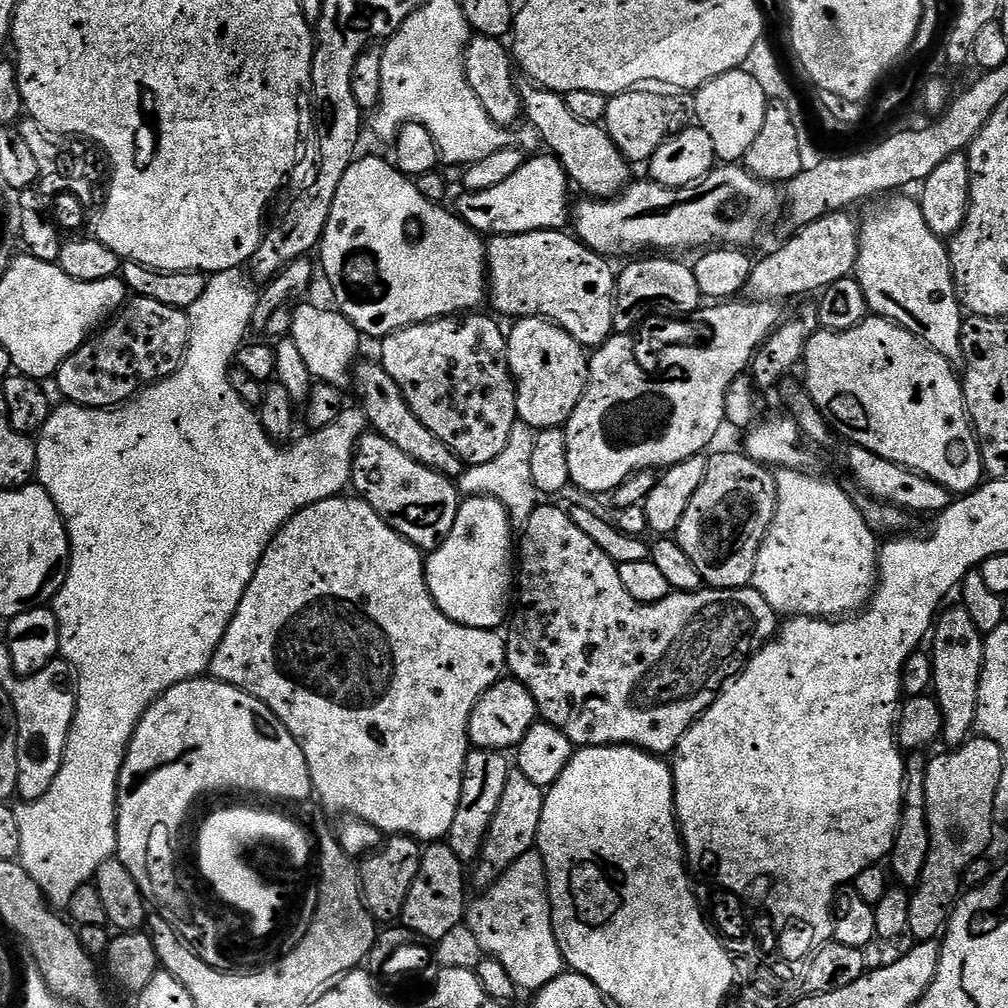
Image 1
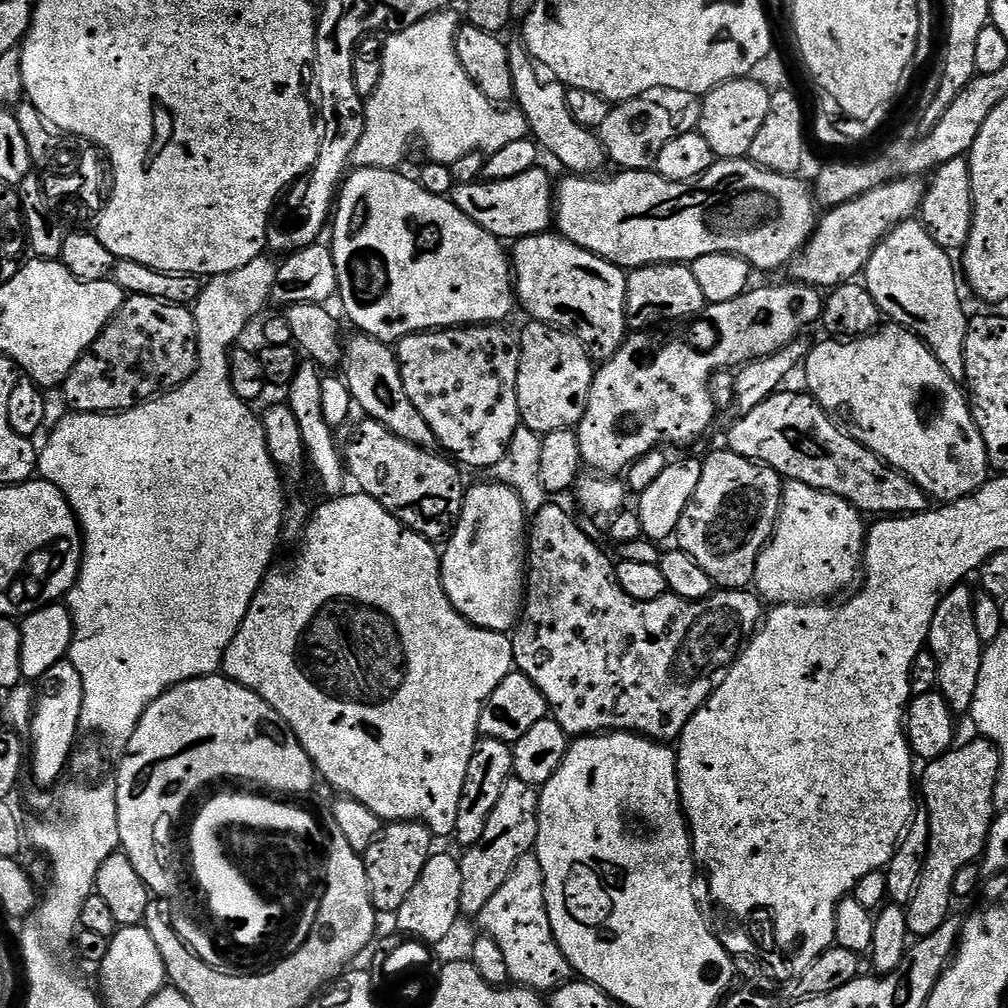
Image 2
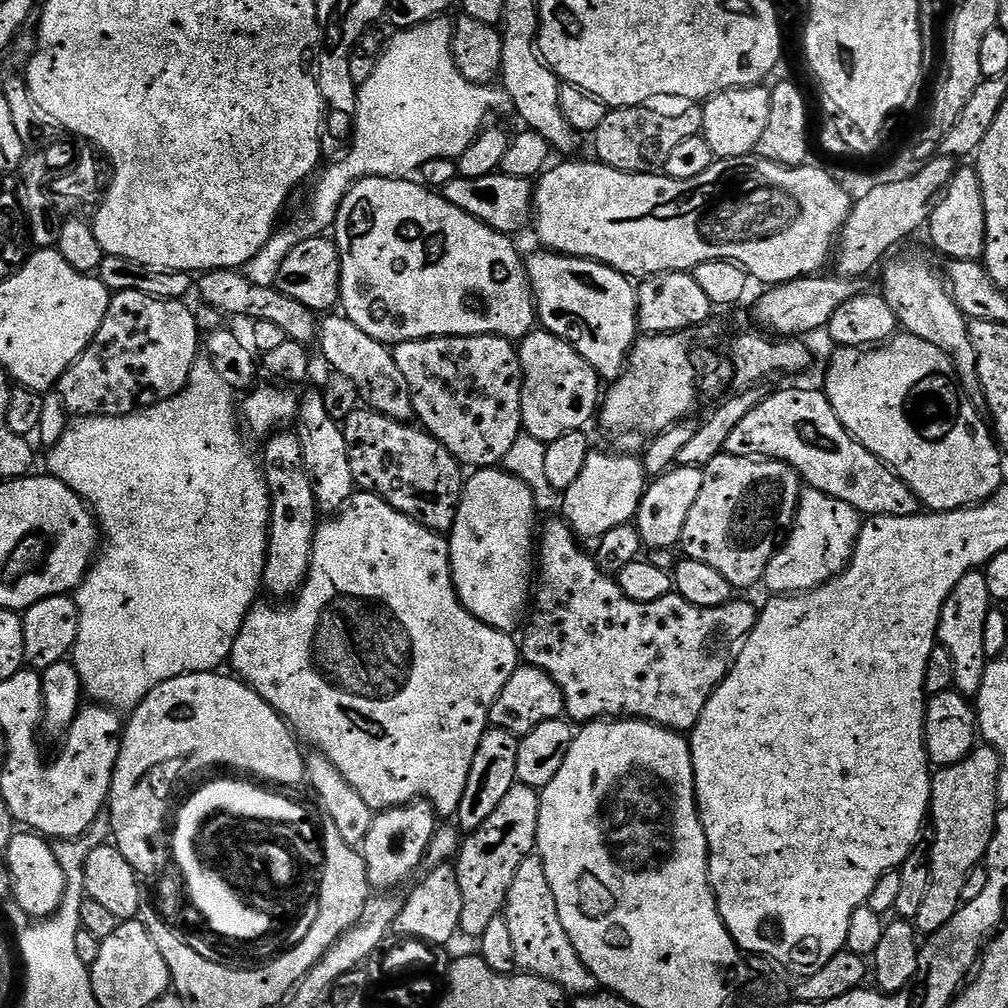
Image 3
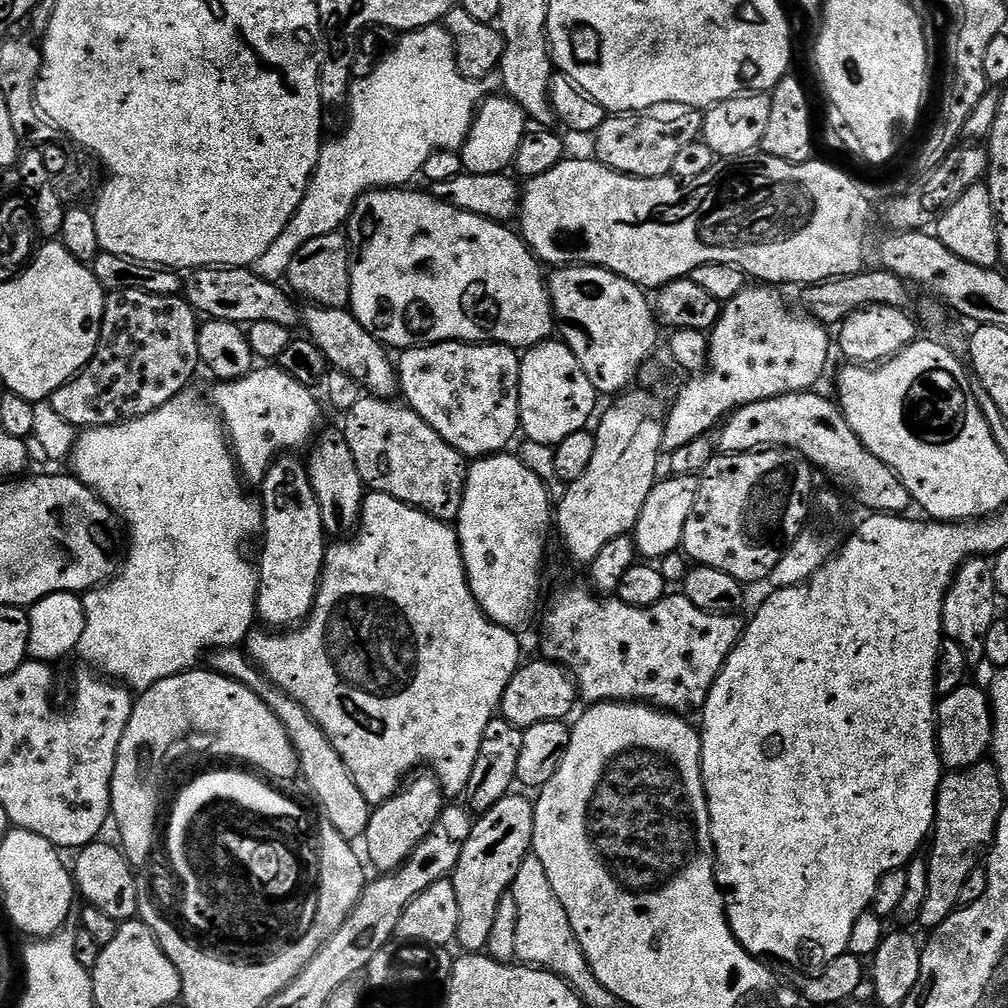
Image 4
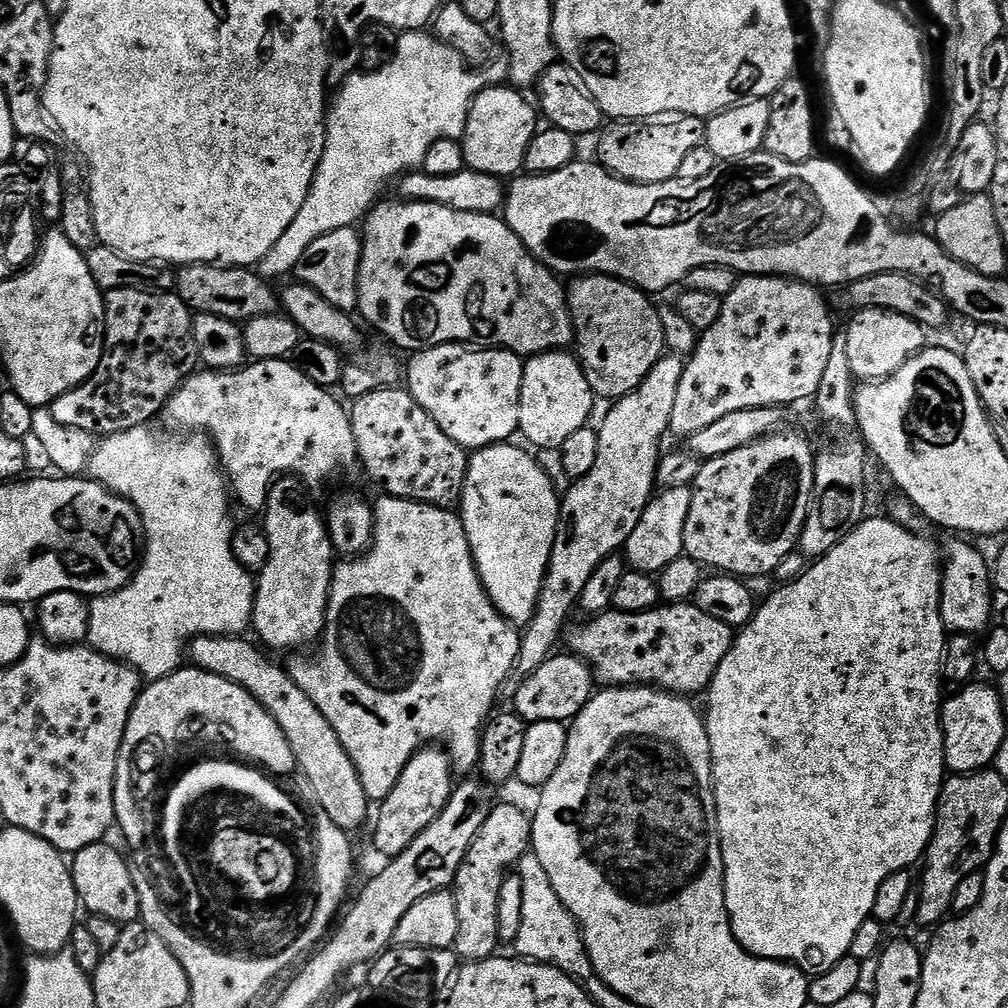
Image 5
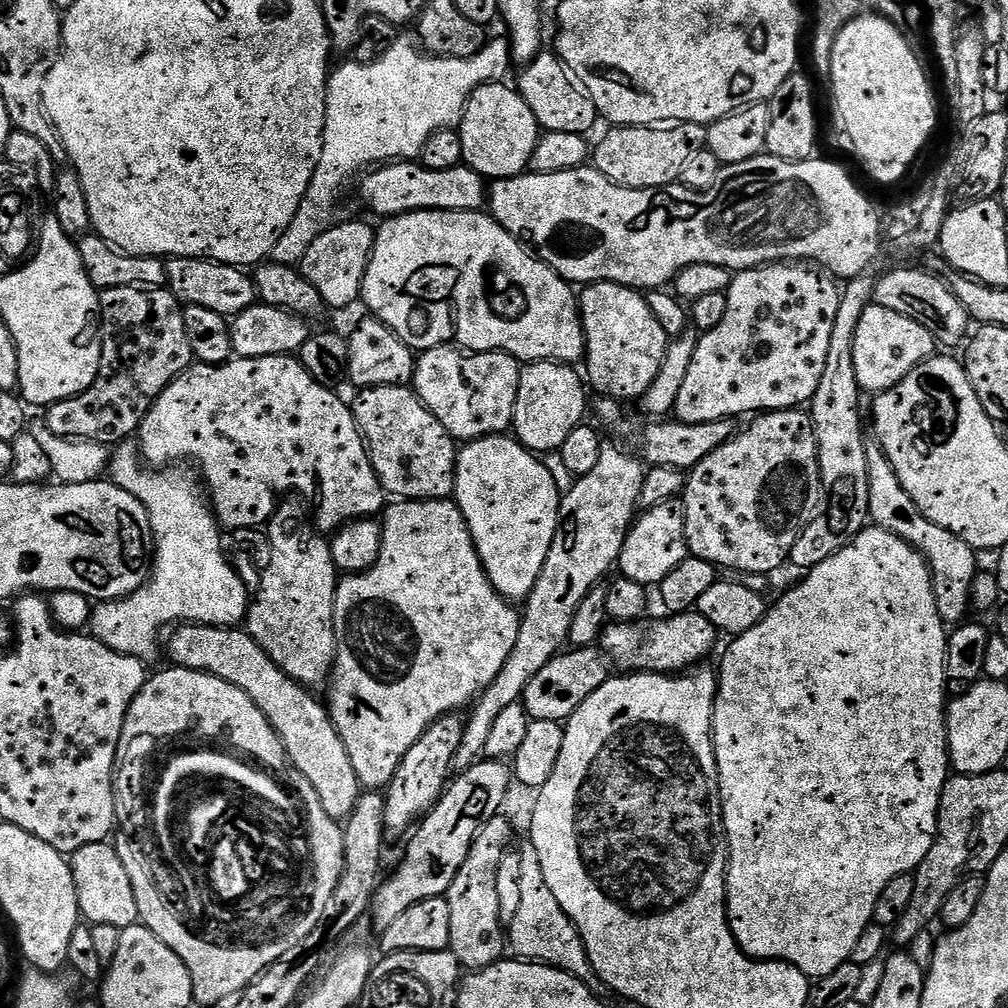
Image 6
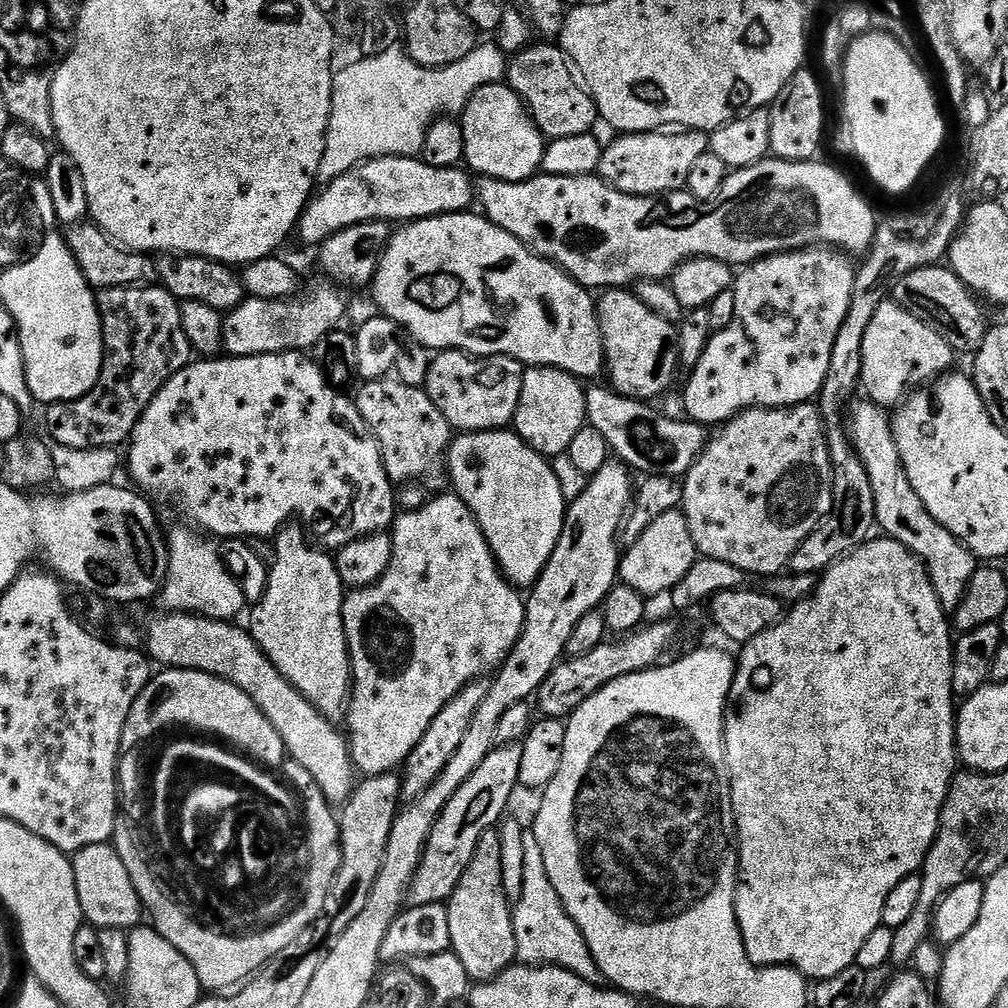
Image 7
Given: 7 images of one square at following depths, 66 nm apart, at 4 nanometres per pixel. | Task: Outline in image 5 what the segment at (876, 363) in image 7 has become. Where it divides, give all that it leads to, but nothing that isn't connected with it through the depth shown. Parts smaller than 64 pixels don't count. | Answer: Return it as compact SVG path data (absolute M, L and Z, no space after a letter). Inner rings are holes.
M861 308L843 333L846 338L846 358L850 358L850 370L860 382L875 382L893 376L912 356L926 347L926 330L918 322L902 314L894 314L877 308Z

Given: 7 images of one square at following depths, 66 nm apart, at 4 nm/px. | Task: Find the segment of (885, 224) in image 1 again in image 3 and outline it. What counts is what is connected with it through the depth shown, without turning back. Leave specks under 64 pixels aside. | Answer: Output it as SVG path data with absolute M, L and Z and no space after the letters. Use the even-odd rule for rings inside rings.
M904 256L901 260L891 260L892 259L889 259L887 263L883 265L883 268L885 268L882 295L884 301L890 306L890 310L894 310L897 325L899 325L907 335L917 336L926 342L930 342L934 346L938 346L938 350L942 350L952 359L952 364L956 367L958 378L961 384L964 385L964 393L970 398L970 402L976 412L982 417L987 417L989 415L988 403L986 402L985 392L982 390L981 380L978 378L976 351L972 345L970 324L964 313L960 311L959 306L952 301L952 294L945 277L941 275L941 273L939 276L926 261L919 260L916 256Z

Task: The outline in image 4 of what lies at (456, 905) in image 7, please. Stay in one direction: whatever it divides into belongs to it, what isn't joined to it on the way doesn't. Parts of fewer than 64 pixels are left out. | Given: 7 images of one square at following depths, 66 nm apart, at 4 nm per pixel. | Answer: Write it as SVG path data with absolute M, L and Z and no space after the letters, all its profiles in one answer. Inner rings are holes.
M506 795L498 802L494 802L490 810L479 813L478 819L470 830L470 838L466 838L466 846L462 846L458 866L452 871L450 877L454 886L454 895L458 897L458 930L455 943L461 944L464 947L461 949L468 954L480 954L487 949L490 942L490 930L494 927L494 914L498 914L498 902L502 902L502 898L509 895L522 862L532 852L536 810L531 799L527 800L524 796L516 795Z

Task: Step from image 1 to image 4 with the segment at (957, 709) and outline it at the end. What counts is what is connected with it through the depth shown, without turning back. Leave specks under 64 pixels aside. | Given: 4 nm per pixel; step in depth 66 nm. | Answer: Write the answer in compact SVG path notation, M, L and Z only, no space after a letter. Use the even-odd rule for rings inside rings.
M984 558L965 560L952 577L952 585L944 593L942 622L944 623L943 635L949 640L958 642L969 661L984 660L984 635L998 618L996 600L998 601L998 593L996 583L992 580L991 563Z

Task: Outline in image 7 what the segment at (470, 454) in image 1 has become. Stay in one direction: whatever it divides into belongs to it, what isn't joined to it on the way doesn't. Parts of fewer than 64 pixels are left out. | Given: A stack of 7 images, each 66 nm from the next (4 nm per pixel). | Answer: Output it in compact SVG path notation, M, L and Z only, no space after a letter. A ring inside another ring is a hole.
M440 350L431 357L423 387L457 433L494 432L507 429L515 421L525 371L525 365L509 356L469 356Z

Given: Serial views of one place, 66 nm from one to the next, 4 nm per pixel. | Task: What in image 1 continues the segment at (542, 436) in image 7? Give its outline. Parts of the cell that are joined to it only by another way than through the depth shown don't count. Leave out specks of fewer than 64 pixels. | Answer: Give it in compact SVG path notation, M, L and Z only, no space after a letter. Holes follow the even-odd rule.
M525 316L517 319L511 329L507 329L508 365L512 367L512 379L516 381L516 415L519 423L528 424L534 429L558 428L568 423L574 406L582 398L588 385L589 353L566 329L540 316Z

